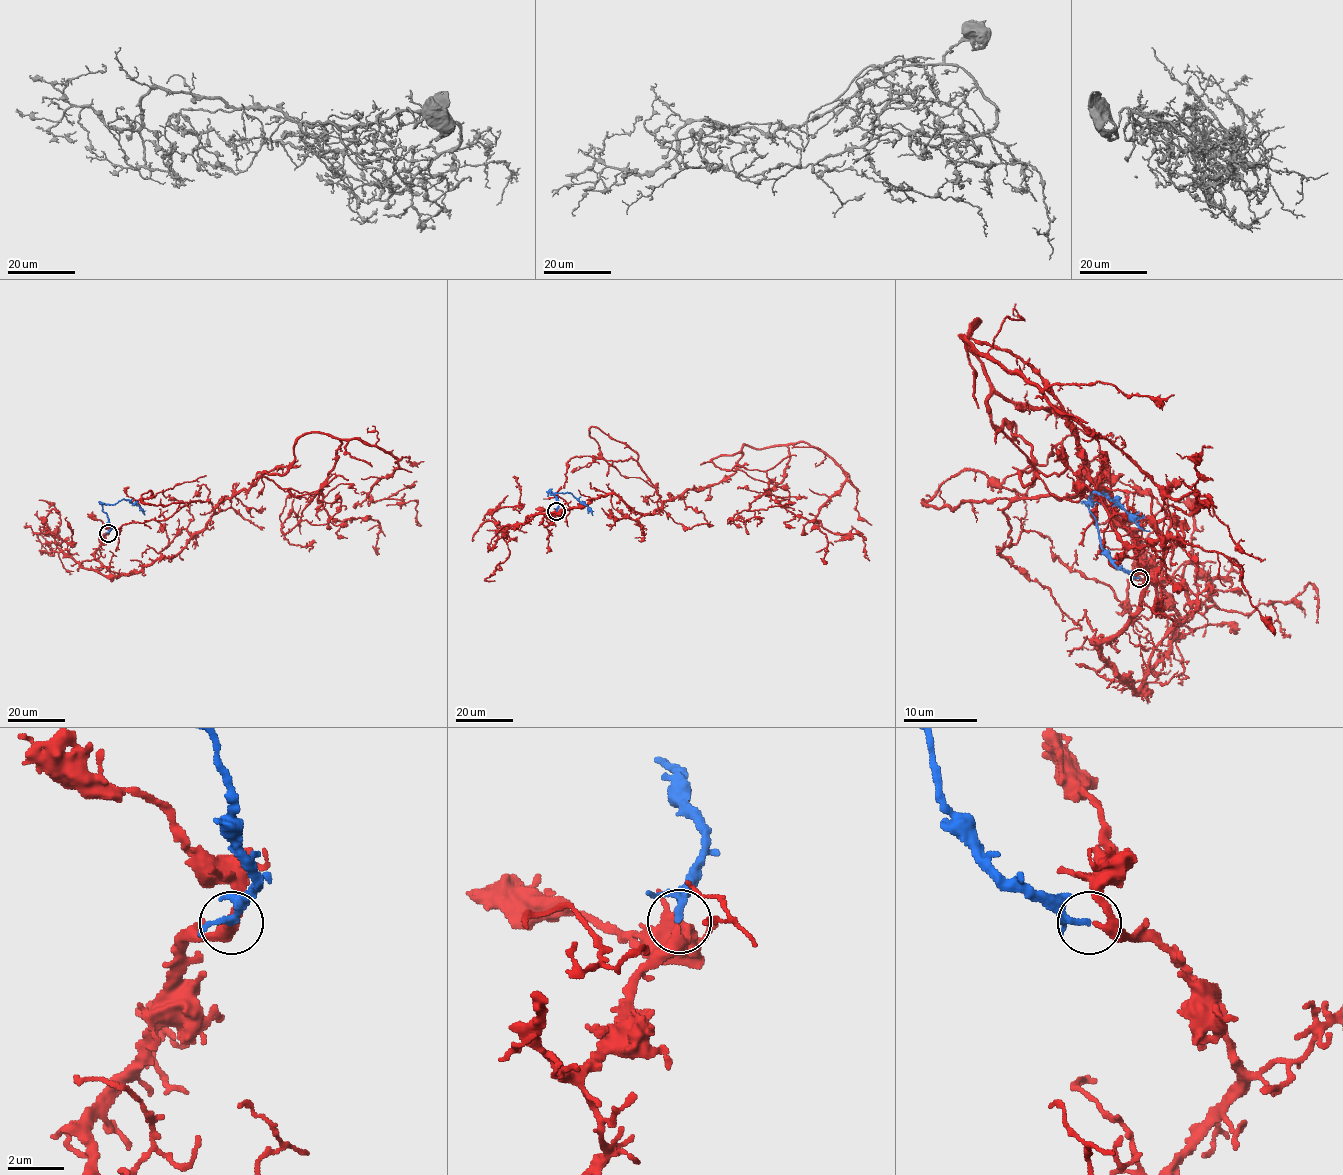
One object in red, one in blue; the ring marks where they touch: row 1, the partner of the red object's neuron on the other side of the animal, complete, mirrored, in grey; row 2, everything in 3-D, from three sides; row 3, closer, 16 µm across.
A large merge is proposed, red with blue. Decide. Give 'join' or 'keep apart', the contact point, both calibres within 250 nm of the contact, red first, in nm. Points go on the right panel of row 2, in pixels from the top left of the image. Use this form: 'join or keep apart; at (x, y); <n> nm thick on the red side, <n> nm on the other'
join; at (1139, 578); 280 nm thick on the red side, 170 nm on the other

